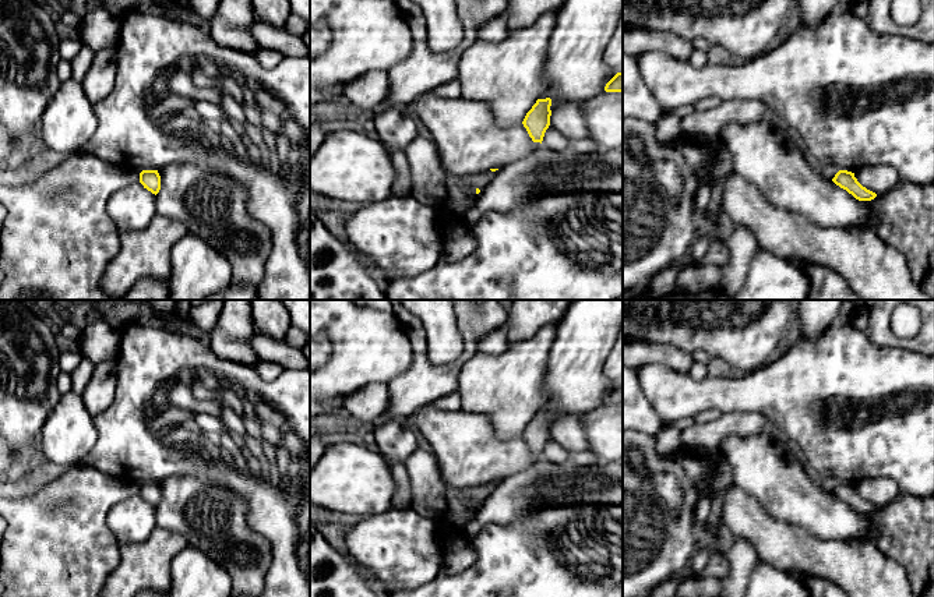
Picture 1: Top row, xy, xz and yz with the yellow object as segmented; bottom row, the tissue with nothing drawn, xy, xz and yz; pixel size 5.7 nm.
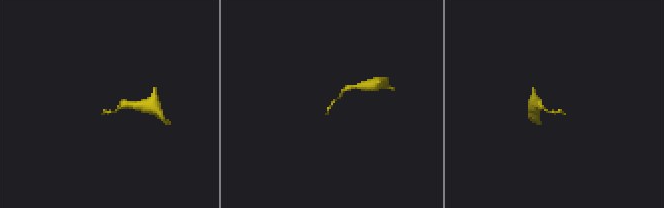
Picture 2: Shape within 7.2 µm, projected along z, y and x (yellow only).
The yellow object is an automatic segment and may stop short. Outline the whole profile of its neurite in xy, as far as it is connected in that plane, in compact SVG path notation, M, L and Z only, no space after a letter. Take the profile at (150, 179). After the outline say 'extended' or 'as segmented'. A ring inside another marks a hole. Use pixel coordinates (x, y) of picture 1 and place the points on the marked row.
M142 170L140 173L140 183L155 195L161 190L161 176L158 170Z; as segmented

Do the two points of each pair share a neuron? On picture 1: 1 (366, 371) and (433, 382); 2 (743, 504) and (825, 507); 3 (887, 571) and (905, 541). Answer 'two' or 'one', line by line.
1: two
2: two
3: two

